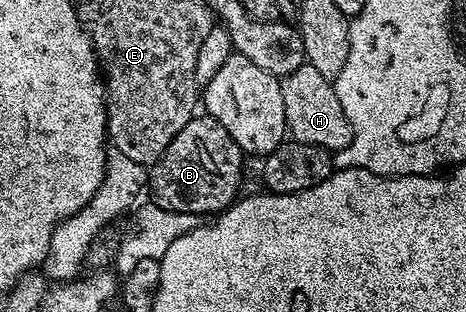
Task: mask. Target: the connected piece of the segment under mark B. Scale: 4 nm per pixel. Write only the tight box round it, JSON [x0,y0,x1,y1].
[150,116,246,216]

